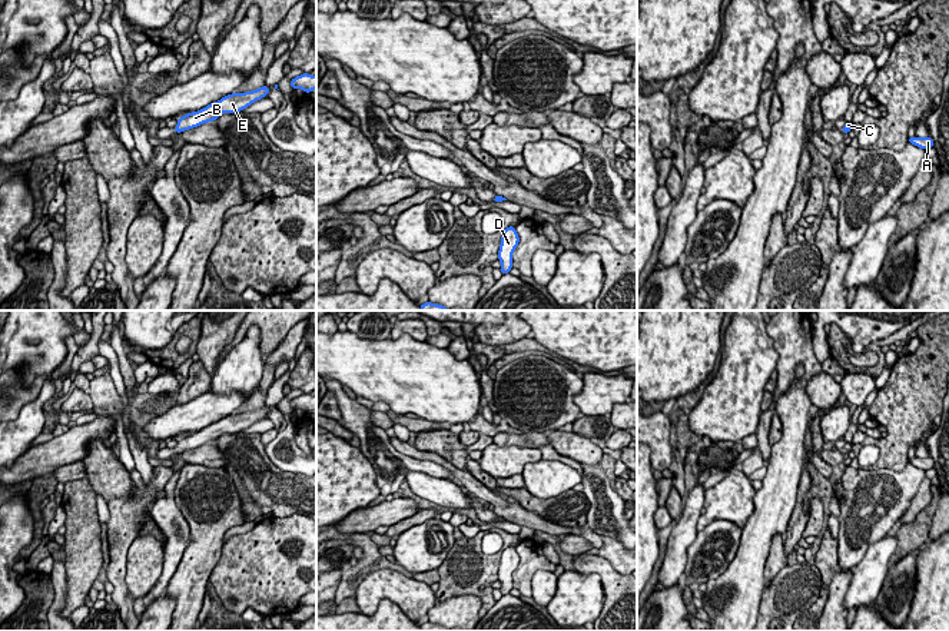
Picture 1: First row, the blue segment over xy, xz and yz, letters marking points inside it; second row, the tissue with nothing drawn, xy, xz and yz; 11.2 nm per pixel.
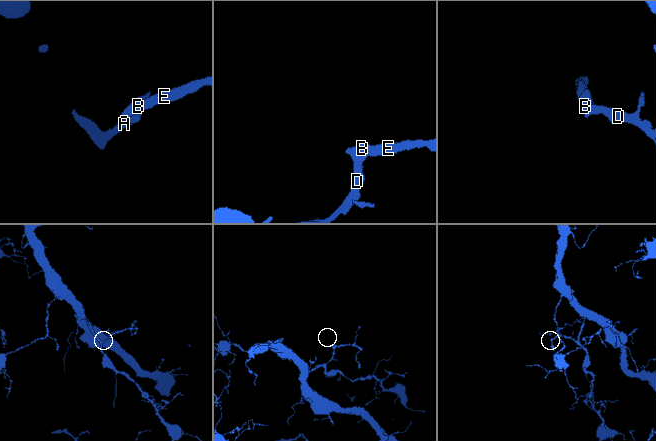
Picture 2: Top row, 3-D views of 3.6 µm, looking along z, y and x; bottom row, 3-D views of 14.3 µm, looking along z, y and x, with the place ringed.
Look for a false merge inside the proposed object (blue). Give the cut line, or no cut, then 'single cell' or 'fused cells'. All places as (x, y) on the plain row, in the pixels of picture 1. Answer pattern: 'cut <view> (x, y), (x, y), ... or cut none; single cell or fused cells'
cut none; single cell

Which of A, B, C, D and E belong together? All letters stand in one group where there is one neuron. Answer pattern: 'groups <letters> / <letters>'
groups A B C D E

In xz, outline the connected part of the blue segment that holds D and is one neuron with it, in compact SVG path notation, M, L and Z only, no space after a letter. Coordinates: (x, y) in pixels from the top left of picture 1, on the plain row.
M508 547L502 551L501 565L498 569L498 581L501 582L501 594L510 594L512 587L512 572L517 569L520 564L520 557L515 551L515 547Z

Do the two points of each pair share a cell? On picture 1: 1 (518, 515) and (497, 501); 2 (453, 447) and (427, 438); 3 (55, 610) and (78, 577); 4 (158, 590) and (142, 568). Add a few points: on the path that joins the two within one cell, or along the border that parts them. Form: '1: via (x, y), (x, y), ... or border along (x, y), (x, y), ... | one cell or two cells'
1: via (513, 512), (503, 507) | one cell
2: via (447, 445), (441, 441), (432, 441) | one cell
3: border along (63, 563), (66, 603), (60, 615) | two cells
4: border along (162, 551), (159, 578), (143, 595), (133, 600) | two cells

